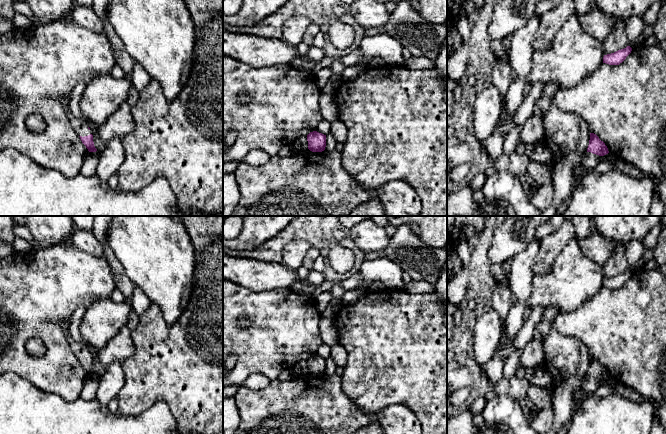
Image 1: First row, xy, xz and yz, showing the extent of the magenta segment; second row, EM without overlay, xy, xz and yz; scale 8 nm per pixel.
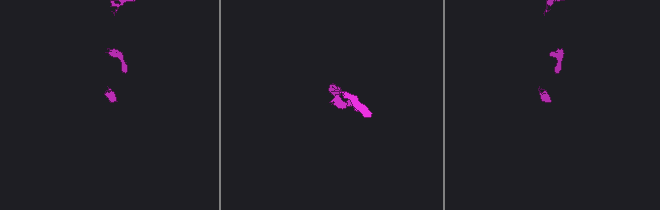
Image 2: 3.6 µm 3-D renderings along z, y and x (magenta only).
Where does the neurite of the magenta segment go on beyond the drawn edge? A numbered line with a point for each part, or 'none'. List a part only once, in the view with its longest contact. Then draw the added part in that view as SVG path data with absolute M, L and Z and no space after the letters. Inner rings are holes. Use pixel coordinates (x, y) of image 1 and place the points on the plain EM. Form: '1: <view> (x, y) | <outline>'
1: xy (81, 351) | M69 337L68 342L71 344L73 351L79 360L84 361L92 358L92 355L88 353L89 350L85 345L74 341L71 337Z

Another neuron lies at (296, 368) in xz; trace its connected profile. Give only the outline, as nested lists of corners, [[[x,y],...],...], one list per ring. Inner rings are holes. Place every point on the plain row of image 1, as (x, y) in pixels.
[[[302,360],[300,362],[297,362],[291,370],[295,373],[296,376],[304,376],[308,375],[308,365],[307,360]]]

